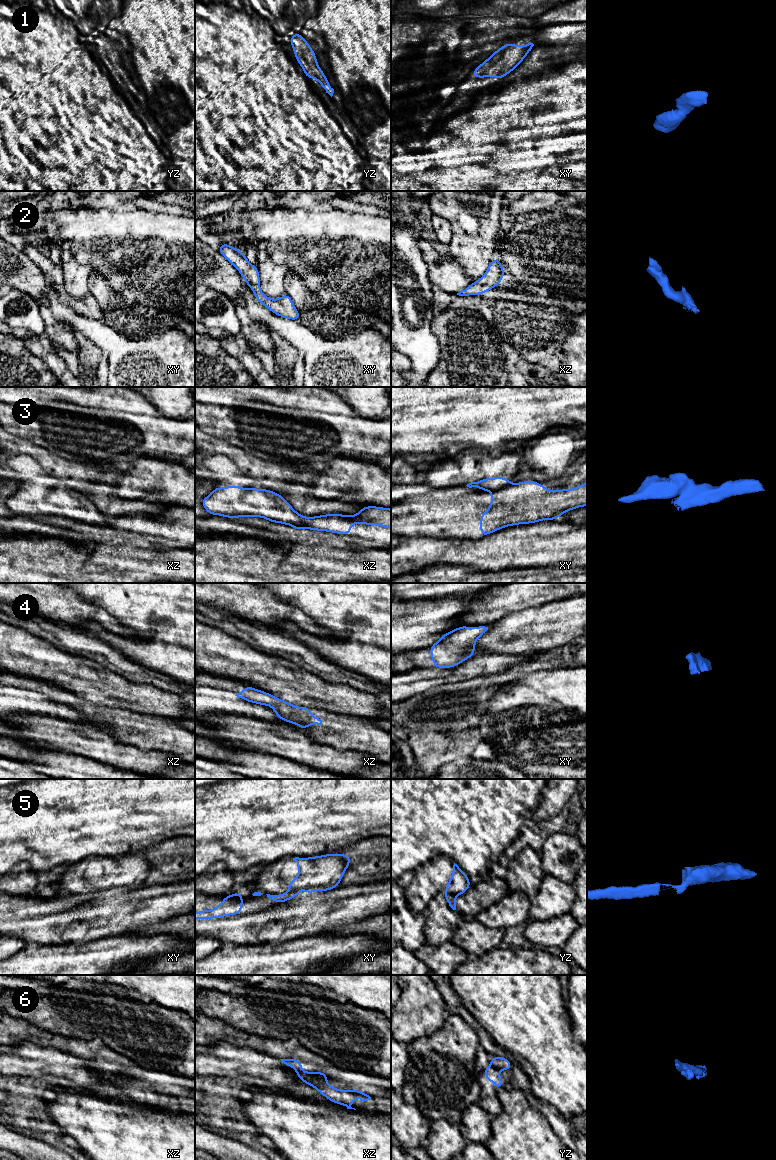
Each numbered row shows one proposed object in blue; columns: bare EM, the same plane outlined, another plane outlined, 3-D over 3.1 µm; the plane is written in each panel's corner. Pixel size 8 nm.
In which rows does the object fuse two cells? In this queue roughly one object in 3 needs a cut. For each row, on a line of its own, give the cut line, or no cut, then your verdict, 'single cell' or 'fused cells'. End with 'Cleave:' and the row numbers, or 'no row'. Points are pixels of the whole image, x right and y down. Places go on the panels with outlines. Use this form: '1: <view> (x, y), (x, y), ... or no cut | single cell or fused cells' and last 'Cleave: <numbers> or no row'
1: no cut | single cell
2: no cut | single cell
3: xy (509, 483), (492, 492) | fused cells
4: no cut | single cell
5: xy (298, 891), (288, 892) | fused cells
6: yz (490, 1065), (498, 1069) | fused cells
Cleave: 3, 5, 6

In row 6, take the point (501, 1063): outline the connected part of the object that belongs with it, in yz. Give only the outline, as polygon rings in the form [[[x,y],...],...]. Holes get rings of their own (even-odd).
[[[493,1056],[490,1060],[491,1066],[497,1068],[498,1070],[511,1070],[513,1064],[506,1057]]]

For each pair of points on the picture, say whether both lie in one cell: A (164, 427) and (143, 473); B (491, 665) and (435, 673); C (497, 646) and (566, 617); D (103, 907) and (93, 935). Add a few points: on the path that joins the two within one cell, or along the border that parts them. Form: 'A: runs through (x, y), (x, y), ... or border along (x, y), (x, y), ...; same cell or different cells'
A: border along (147, 452), (170, 453), (175, 456); different cells
B: runs through (477, 665), (449, 675); same cell
C: runs through (514, 641), (525, 641), (549, 626); same cell
D: runs through (97, 914), (95, 928); same cell

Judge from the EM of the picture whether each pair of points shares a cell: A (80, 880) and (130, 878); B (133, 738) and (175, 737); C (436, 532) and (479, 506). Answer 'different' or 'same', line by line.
A: same
B: same
C: same

